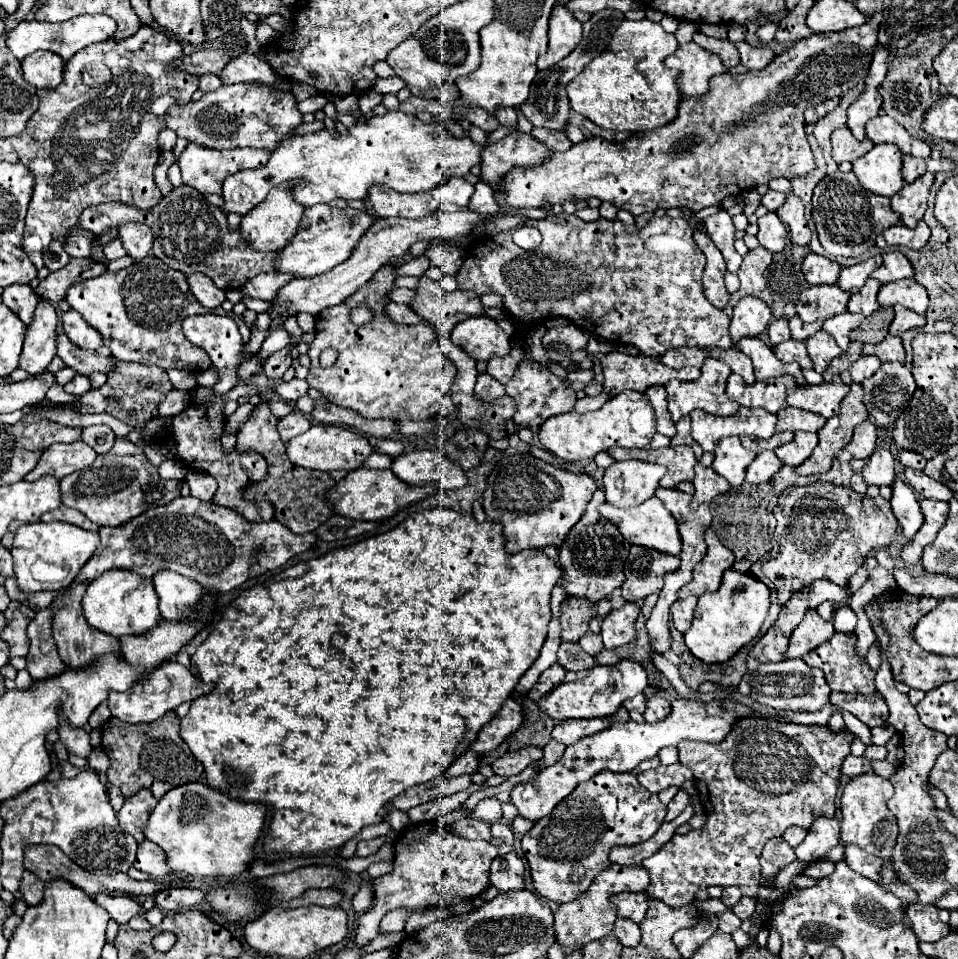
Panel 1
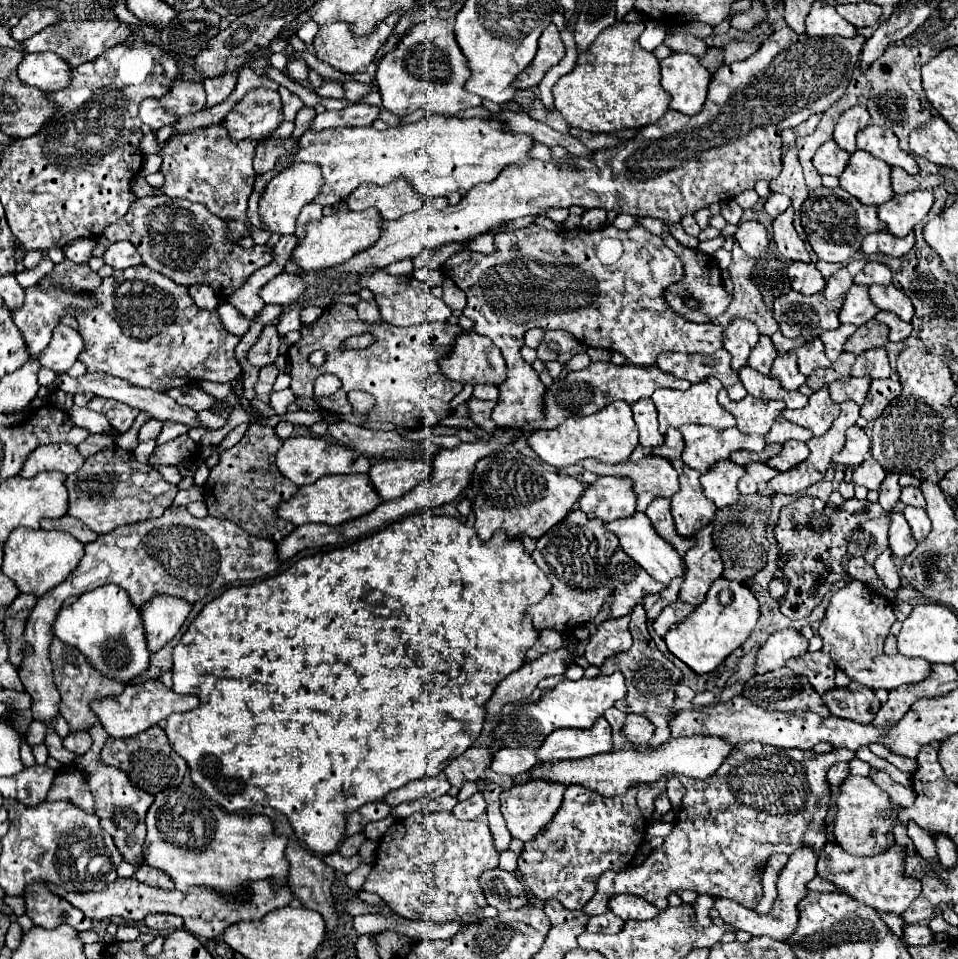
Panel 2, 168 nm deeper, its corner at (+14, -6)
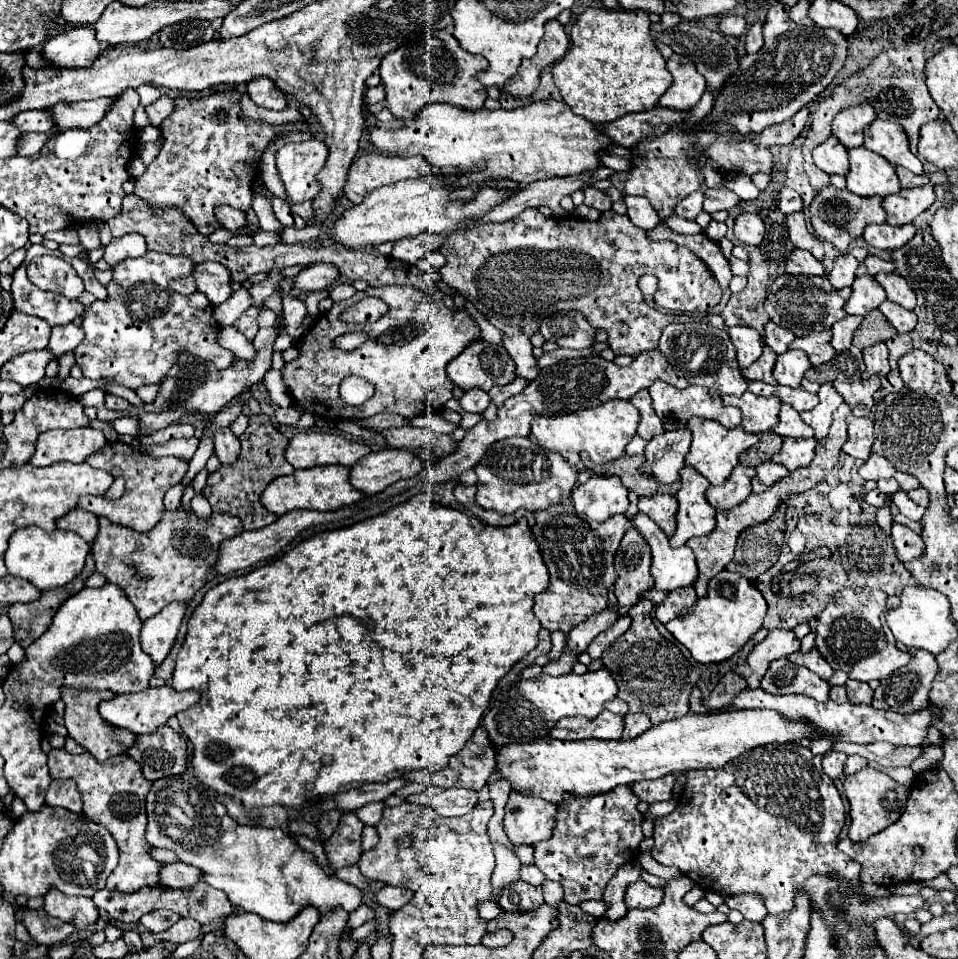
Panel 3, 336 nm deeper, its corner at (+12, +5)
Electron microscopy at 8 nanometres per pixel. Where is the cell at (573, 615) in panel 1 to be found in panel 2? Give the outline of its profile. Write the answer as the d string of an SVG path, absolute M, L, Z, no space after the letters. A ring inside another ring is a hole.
M540 630L540 638L538 642L528 650L526 654L526 662L528 660L536 660L538 656L546 654L546 652L554 652L560 650L564 646L564 636L558 634L556 630Z

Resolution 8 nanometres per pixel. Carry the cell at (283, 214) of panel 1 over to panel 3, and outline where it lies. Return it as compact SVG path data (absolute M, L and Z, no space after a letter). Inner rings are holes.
M316 137L300 143L286 143L276 151L276 167L284 181L288 203L302 203L320 191L314 175L324 167L326 157L328 147Z

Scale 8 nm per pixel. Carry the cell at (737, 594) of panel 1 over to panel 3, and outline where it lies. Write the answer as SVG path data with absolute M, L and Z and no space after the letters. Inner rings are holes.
M720 571L708 583L708 595L698 599L684 615L668 621L666 629L692 653L696 661L720 663L738 653L762 627L766 609L762 593L746 577L732 571Z

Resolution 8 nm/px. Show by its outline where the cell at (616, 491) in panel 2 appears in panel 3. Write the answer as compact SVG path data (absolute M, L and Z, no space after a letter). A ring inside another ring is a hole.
M594 475L572 491L572 503L576 513L604 521L628 509L628 491L616 475Z

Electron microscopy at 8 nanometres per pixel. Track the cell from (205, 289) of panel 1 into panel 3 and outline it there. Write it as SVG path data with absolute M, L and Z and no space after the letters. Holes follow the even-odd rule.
M214 261L198 263L194 269L194 279L196 279L198 291L204 293L214 305L226 301L234 293L230 271L220 263L214 263Z

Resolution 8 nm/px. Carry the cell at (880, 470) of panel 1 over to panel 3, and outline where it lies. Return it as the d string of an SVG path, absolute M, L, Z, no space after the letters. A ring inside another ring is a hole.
M872 453L872 457L858 469L858 473L864 481L878 481L878 479L892 479L896 469L888 459L884 459L878 453Z

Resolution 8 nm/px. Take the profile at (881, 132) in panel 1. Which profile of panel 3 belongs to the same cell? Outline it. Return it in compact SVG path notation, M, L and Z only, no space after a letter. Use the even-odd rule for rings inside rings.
M880 119L870 123L864 129L864 147L876 151L884 159L888 159L892 165L906 167L916 175L924 173L920 159L910 151L908 137L904 135L904 129L898 123L880 121Z

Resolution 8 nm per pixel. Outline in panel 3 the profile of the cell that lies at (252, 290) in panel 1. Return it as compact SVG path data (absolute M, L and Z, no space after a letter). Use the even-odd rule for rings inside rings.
M314 263L296 275L294 287L312 293L312 291L330 289L338 279L340 279L340 271L336 271L332 263Z

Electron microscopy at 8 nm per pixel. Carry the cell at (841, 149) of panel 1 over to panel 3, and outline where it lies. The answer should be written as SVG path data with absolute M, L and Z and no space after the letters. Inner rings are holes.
M830 137L822 145L814 149L814 163L818 169L822 169L828 175L848 175L848 149L836 139Z

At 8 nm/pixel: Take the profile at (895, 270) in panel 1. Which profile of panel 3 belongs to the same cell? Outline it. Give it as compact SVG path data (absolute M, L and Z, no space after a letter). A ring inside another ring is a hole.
M868 255L864 259L864 263L858 267L858 275L864 275L864 273L866 275L876 275L880 271L884 271L884 273L894 271L894 263L892 261L884 261L884 259L876 257L876 255Z

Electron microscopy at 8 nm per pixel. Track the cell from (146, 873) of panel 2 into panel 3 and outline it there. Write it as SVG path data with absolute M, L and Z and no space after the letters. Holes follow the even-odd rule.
M164 863L160 869L160 877L170 889L188 889L200 883L202 871L198 867L186 865L186 863Z

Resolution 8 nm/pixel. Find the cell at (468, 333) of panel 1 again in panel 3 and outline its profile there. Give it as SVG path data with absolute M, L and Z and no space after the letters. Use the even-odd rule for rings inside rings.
M476 341L468 345L452 363L446 367L448 379L462 391L508 385L516 379L514 363L502 345L490 345L486 341Z

